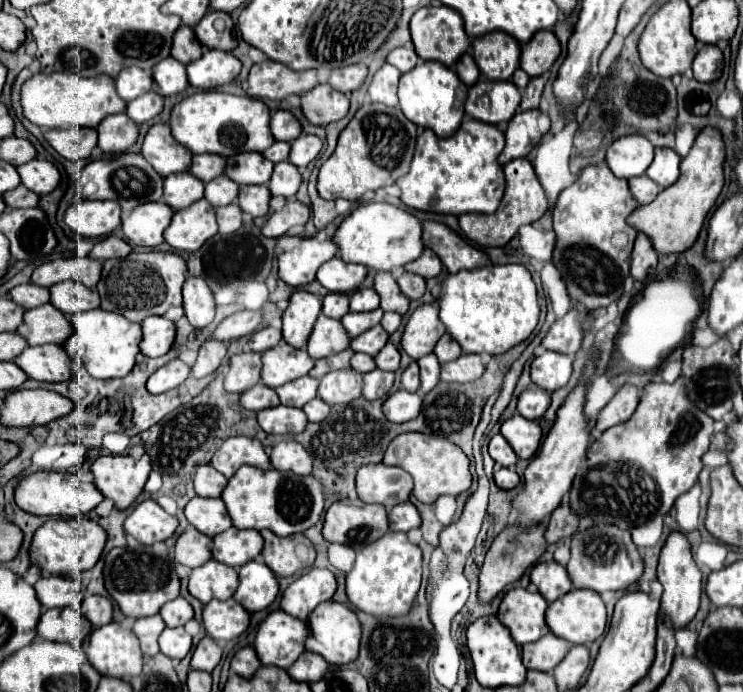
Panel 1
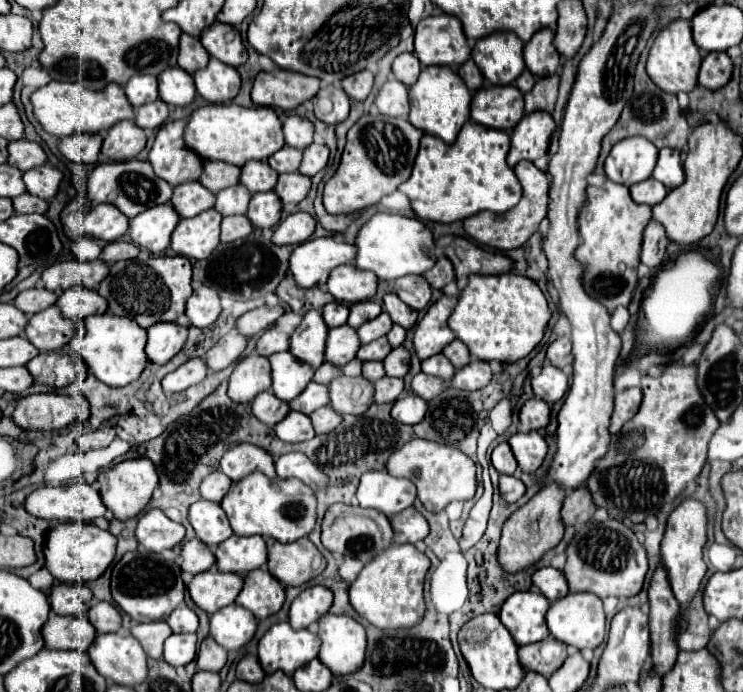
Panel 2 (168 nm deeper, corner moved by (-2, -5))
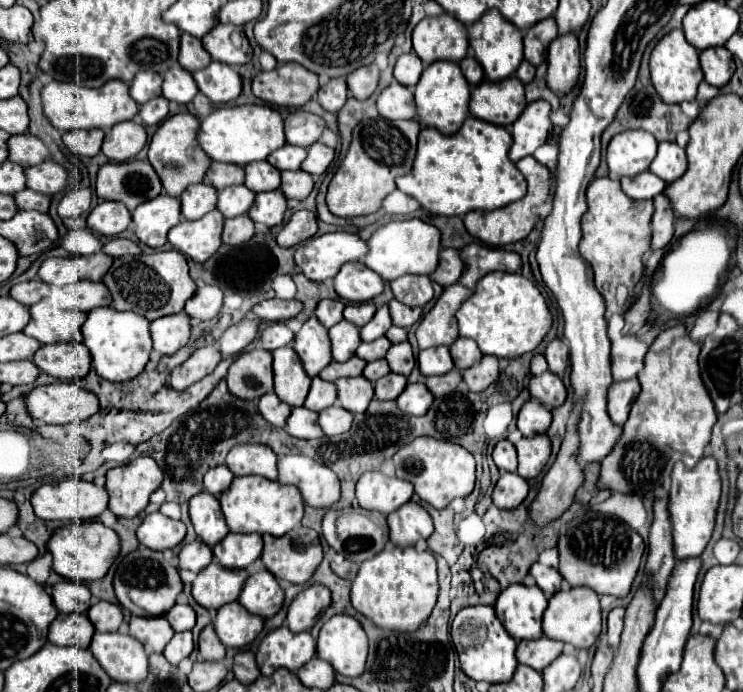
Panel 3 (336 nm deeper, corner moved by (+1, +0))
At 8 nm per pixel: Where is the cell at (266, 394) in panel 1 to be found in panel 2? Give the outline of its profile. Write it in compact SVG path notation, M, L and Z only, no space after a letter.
M261 392L253 402L251 402L251 412L267 426L275 426L279 420L283 420L289 412L289 404L275 398L273 392Z

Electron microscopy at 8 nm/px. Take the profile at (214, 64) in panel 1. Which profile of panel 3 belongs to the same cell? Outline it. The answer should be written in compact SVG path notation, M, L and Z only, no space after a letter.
M212 61L208 67L194 73L198 89L216 105L232 103L242 93L242 79L238 71L226 63Z

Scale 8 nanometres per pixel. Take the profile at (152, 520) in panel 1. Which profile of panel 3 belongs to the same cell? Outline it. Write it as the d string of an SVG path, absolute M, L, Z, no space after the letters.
M160 511L146 515L142 525L138 527L138 541L154 551L174 549L176 545L182 543L184 535L186 525L182 521L164 517Z

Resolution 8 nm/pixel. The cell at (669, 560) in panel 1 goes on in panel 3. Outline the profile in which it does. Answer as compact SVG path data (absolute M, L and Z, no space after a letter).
M704 455L692 469L686 469L680 463L674 465L672 487L670 487L670 517L674 527L676 559L702 555L706 543L712 537L720 491L722 491L722 481L718 475L718 461L712 455Z

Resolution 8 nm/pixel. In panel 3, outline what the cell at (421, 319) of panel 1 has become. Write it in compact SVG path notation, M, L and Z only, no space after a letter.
M454 283L444 289L436 305L424 315L416 329L418 345L420 349L438 347L438 345L452 345L458 335L458 323L456 323L456 311L460 309L462 301L468 299L474 291Z

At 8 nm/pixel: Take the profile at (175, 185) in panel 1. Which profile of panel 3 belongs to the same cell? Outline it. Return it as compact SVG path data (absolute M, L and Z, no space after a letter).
M196 183L190 185L182 195L180 195L180 203L182 203L182 215L190 221L204 217L208 211L216 209L216 197L218 191L212 189L212 185L208 183Z

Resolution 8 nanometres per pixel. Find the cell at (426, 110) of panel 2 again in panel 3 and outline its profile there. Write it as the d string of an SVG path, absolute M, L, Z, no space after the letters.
M436 61L432 65L426 65L414 91L418 117L428 127L436 127L444 135L456 133L464 123L464 119L468 117L468 97L470 97L470 85L468 81L464 81L458 63L452 61Z

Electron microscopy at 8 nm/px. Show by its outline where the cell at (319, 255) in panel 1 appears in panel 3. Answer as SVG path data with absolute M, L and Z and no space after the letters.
M336 231L322 237L312 237L296 249L296 265L312 281L326 281L336 277L340 267L348 261L360 261L368 253L368 243L356 233Z

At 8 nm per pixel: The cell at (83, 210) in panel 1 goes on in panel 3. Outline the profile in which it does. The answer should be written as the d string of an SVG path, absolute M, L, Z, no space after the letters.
M116 201L98 203L88 215L88 227L106 237L114 237L126 231L130 221L132 221L132 215L126 209L126 205Z

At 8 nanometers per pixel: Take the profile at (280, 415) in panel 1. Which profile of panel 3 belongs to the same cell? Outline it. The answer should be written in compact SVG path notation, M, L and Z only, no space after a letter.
M294 407L292 415L286 421L286 431L298 439L318 439L324 431L318 425L318 413L306 407Z

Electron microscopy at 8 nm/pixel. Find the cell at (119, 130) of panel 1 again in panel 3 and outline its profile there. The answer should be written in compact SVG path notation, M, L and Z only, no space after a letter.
M124 121L124 123L114 125L106 133L102 153L112 161L124 163L124 161L136 157L144 145L146 145L144 127L134 121Z

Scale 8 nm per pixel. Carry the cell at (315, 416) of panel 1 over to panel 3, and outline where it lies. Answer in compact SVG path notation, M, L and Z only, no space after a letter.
M328 407L324 411L320 411L320 417L318 417L318 423L322 427L322 431L332 437L332 435L340 435L340 433L346 433L350 427L352 427L352 413L348 413L346 409L342 407Z

